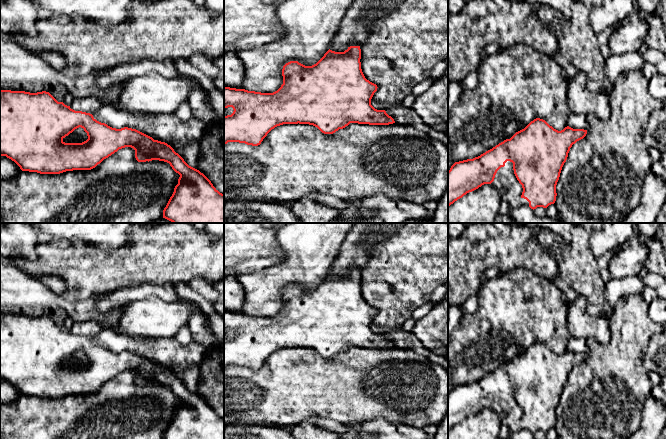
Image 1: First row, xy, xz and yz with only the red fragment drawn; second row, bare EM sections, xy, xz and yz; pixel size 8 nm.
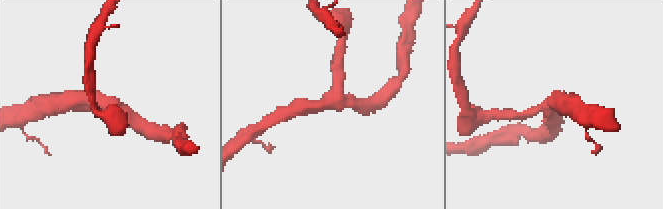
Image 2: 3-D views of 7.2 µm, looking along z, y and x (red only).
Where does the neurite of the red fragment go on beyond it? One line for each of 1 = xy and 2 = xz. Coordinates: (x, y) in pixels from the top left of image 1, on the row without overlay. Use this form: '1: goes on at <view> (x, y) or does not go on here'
1: does not go on here
2: does not go on here

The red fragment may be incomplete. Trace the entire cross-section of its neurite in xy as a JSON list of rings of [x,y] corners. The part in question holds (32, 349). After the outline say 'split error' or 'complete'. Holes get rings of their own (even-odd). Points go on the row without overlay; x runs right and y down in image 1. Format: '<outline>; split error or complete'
[[[0,314],[0,380],[6,380],[14,385],[22,395],[60,398],[73,394],[91,394],[104,383],[125,371],[135,374],[135,382],[138,386],[164,385],[169,387],[172,393],[180,399],[178,408],[163,434],[163,439],[224,439],[224,418],[220,417],[203,397],[189,390],[167,367],[154,364],[136,353],[112,352],[97,345],[90,337],[75,335],[63,326],[58,326],[46,315],[30,317]],[[79,351],[84,353],[88,363],[82,367],[65,367],[63,363]]]; complete

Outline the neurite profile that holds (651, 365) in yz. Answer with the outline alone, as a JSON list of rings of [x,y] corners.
[[[663,330],[654,334],[649,343],[646,355],[643,360],[643,366],[648,372],[657,371],[658,369],[658,355],[660,351],[666,348],[666,331]]]

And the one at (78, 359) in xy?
[[[79,351],[75,353],[68,360],[63,362],[63,366],[65,367],[82,367],[88,363],[87,357],[83,352]]]

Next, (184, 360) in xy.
[[[102,329],[92,339],[112,352],[136,353],[154,364],[167,367],[189,390],[198,394],[200,366],[206,354],[206,348],[201,344],[195,341],[181,344],[175,338],[162,337],[136,341],[111,329]]]

